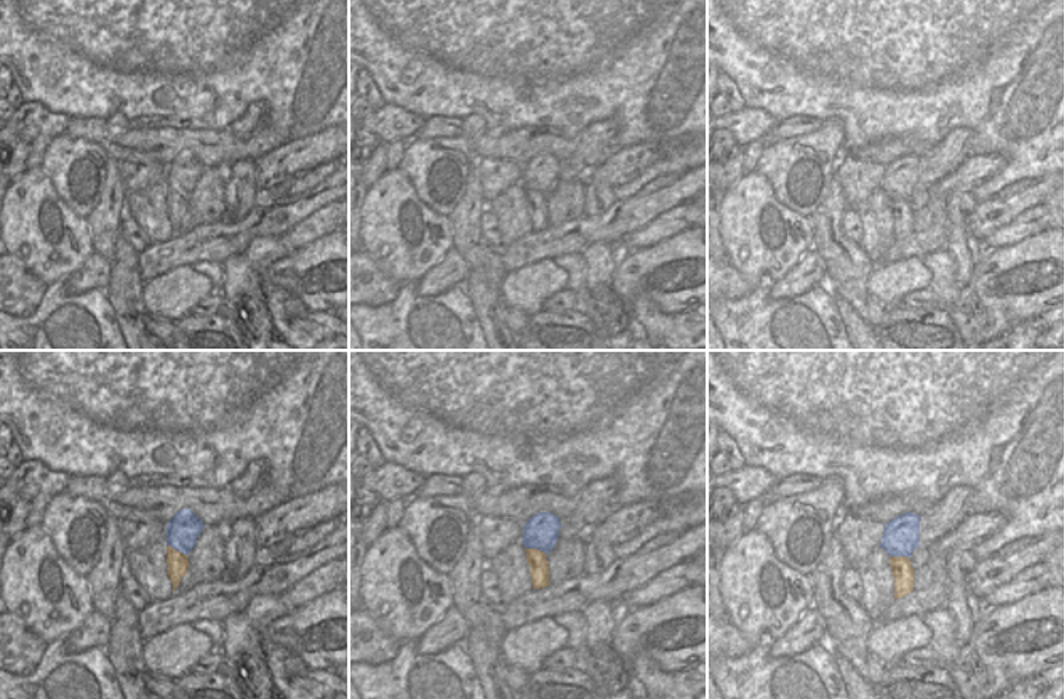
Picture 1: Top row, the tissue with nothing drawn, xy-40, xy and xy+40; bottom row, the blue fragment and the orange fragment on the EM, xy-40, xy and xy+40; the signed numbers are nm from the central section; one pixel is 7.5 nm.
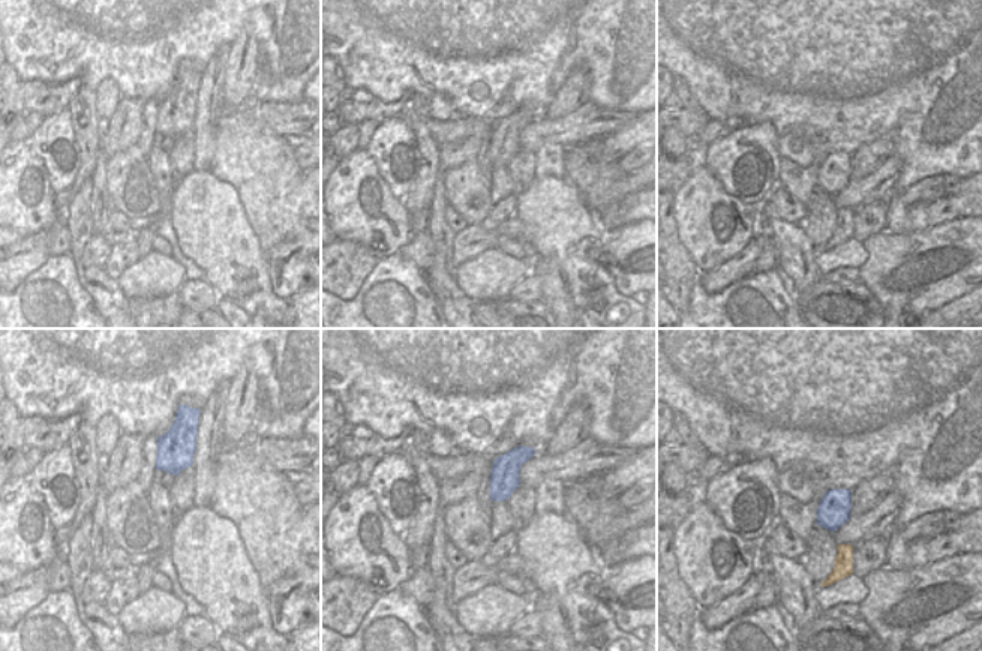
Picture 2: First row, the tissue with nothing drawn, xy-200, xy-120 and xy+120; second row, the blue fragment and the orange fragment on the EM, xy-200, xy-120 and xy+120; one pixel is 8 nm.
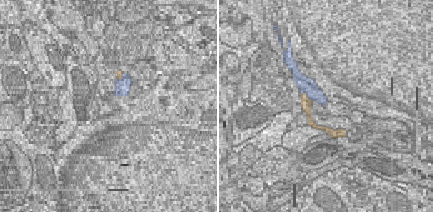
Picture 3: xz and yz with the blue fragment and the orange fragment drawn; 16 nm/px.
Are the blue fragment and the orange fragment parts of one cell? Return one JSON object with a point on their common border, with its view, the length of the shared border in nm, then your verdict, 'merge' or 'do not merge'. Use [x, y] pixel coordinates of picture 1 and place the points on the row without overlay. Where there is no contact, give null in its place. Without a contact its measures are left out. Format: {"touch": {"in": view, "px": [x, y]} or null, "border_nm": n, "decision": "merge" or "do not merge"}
{"touch": {"in": "xy", "px": [535, 189]}, "border_nm": 160, "decision": "do not merge"}

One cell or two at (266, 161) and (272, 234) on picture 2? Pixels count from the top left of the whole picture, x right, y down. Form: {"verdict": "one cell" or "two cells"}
{"verdict": "one cell"}

